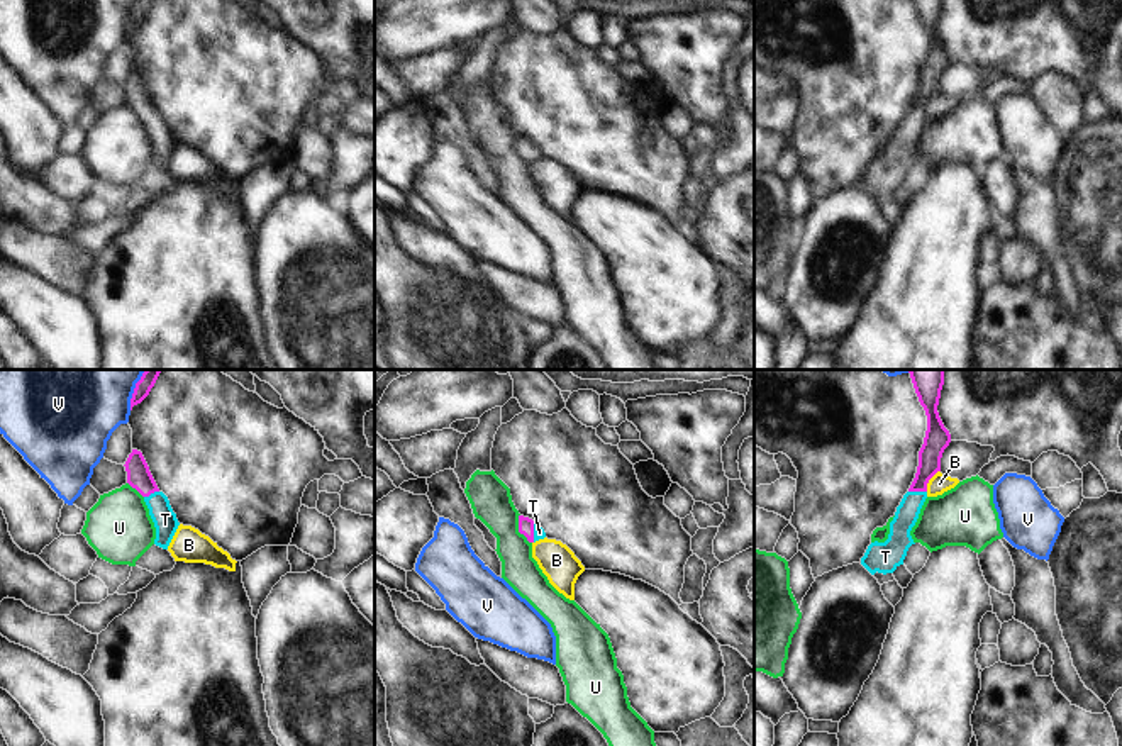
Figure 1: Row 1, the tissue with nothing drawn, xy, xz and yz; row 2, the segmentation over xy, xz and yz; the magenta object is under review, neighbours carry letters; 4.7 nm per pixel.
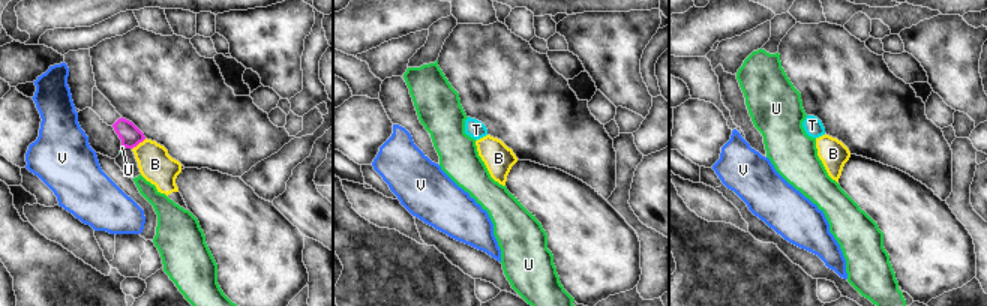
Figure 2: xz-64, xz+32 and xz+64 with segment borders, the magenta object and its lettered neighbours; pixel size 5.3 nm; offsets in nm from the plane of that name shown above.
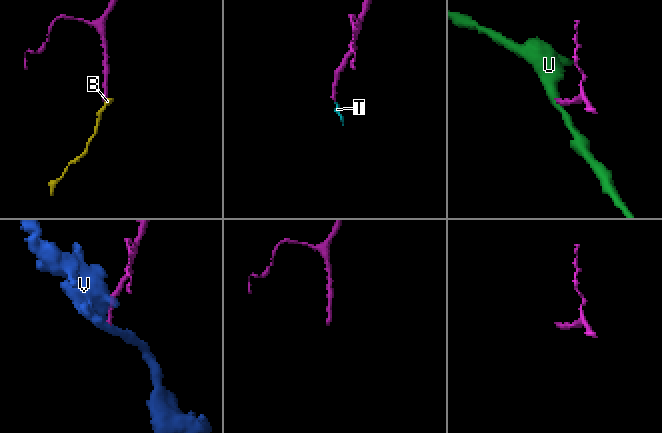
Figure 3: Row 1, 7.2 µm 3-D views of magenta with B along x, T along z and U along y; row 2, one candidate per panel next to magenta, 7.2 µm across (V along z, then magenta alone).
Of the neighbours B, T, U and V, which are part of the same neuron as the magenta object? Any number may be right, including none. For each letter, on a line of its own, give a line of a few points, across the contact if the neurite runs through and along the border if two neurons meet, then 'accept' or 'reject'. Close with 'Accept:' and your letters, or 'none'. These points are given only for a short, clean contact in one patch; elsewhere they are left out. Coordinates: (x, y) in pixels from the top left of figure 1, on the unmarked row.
B: line yz (939, 90), (929, 100), (926, 111); reject
T: line yz (936, 61), (917, 111), (907, 133); accept
U: line xz (519, 134), (519, 151), (531, 163); reject
V: reject
Accept: T

